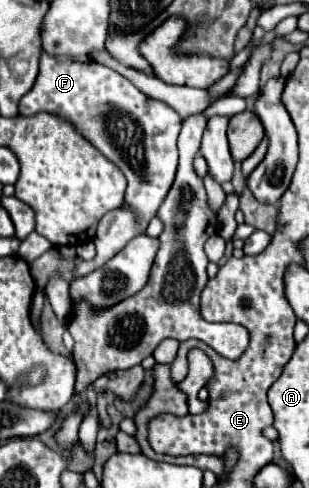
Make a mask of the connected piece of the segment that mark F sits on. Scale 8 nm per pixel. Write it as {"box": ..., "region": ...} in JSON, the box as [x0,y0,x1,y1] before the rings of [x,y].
{"box":[19,50,181,276],"region":[[[45,50],[39,58],[39,74],[33,88],[19,100],[21,116],[49,112],[73,124],[105,158],[109,158],[127,178],[125,206],[111,210],[99,222],[95,234],[97,256],[91,262],[79,262],[75,276],[85,276],[103,266],[131,238],[145,232],[149,220],[157,214],[169,192],[177,170],[177,136],[181,116],[161,100],[153,100],[137,90],[125,76],[93,60],[73,60],[51,56]]]}

